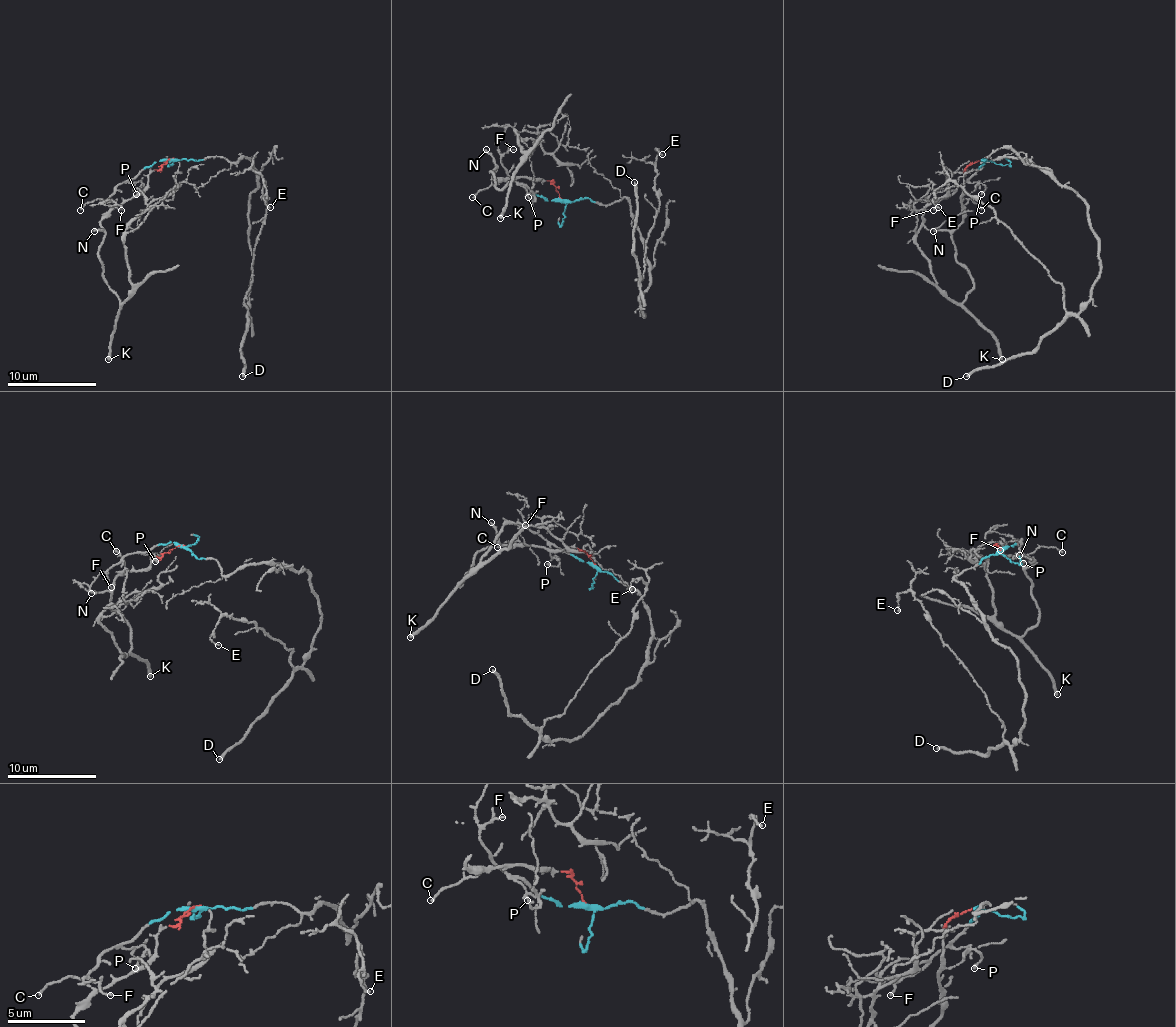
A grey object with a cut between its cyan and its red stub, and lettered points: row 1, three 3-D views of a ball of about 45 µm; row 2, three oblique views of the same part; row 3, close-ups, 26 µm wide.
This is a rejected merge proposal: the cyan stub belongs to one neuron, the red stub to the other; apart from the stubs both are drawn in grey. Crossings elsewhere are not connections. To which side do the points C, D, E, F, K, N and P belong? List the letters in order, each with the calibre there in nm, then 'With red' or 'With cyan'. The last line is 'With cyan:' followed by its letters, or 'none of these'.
C: Thickness 120 nm. With red
D: Thickness 200 nm. With cyan
E: Thickness 120 nm. With cyan
F: Thickness 110 nm. With cyan
K: Thickness 240 nm. With red
N: Thickness 170 nm. With red
P: Thickness 130 nm. With cyan
With cyan: D, E, F, P

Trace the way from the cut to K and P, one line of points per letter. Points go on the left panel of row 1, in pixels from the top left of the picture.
K: (171, 159), (149, 175), (149, 183), (124, 199), (100, 228), (104, 234), (98, 259), (120, 305), (109, 359)
P: (171, 159), (155, 161), (131, 179), (138, 190), (135, 195)

